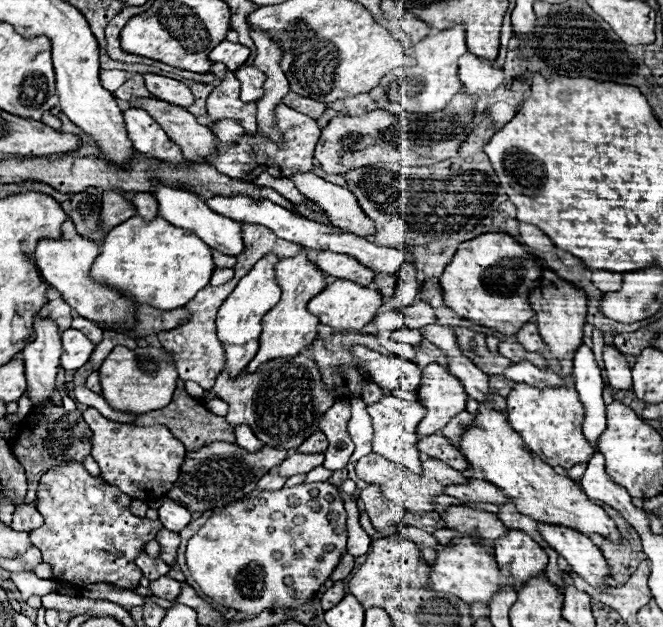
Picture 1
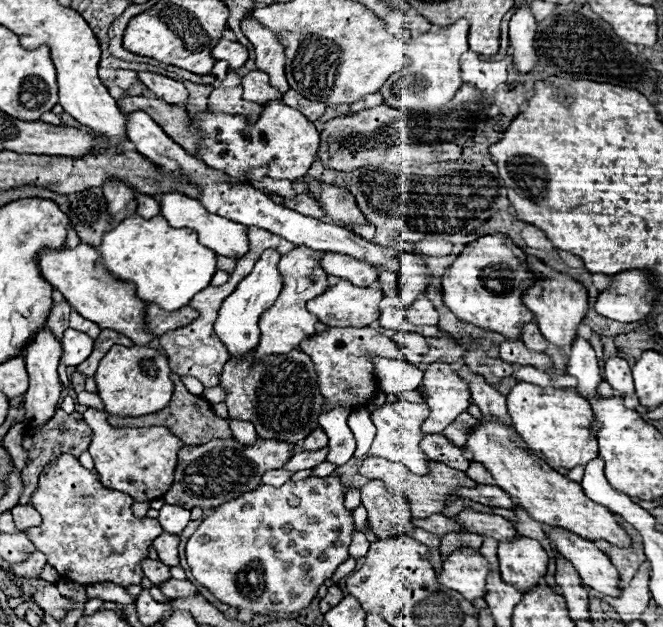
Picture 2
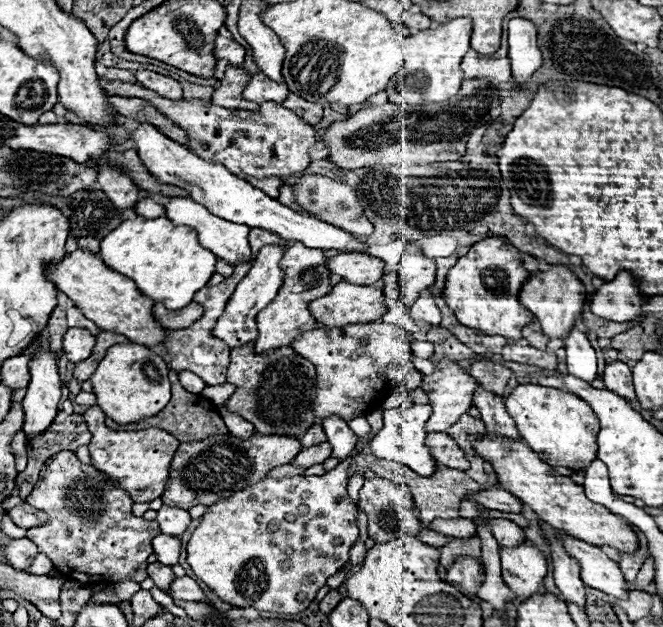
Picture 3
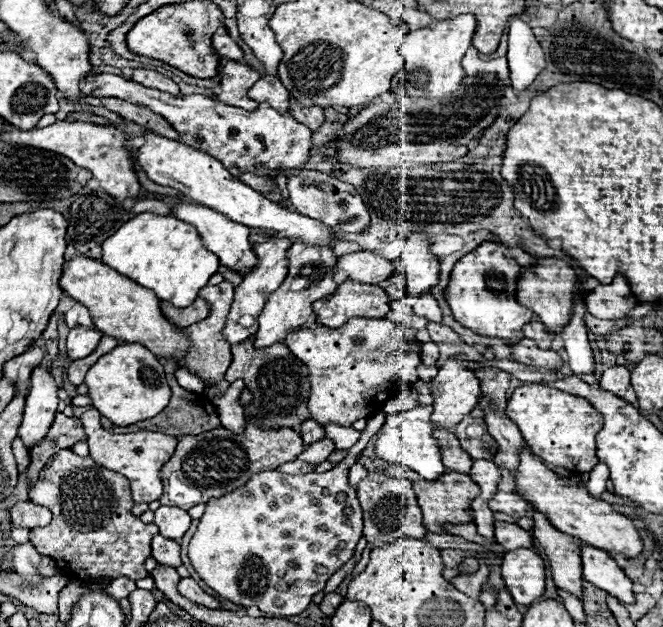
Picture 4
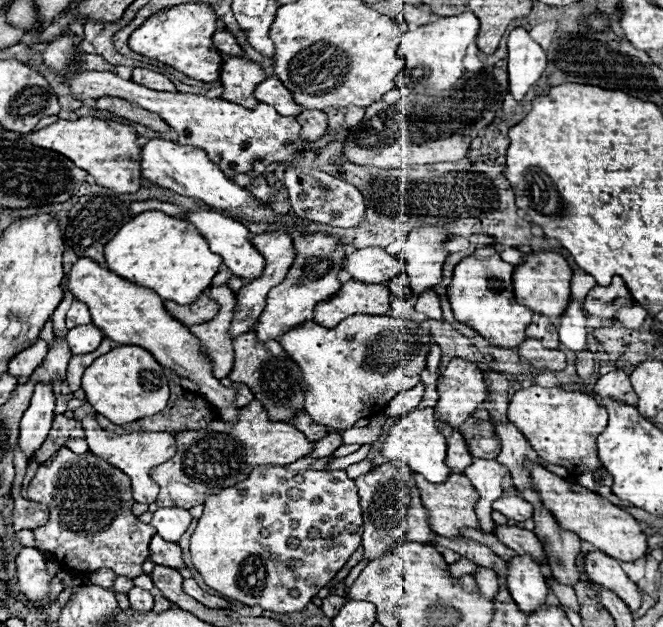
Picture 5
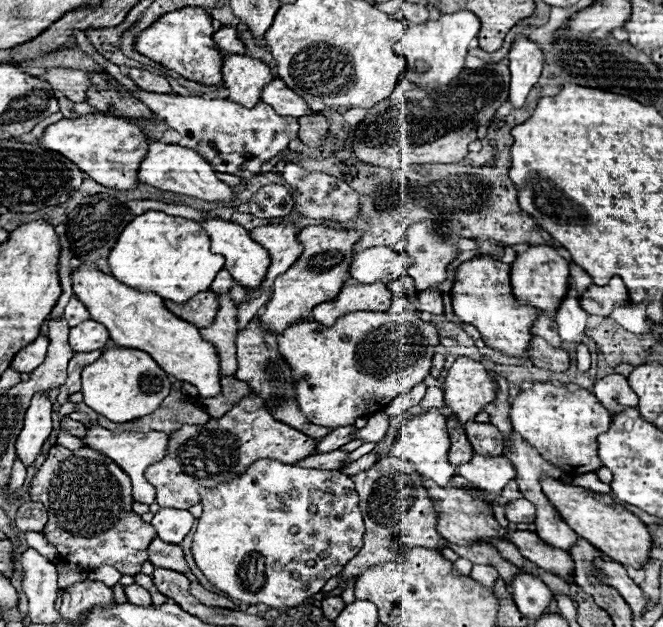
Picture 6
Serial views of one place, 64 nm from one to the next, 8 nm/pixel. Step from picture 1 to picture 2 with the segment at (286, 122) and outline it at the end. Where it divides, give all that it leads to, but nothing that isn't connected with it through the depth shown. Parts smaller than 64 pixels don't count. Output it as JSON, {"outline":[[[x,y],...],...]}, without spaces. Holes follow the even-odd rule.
{"outline":[[[278,100],[266,104],[262,116],[254,126],[248,126],[244,116],[212,112],[198,112],[190,116],[194,128],[206,134],[198,152],[204,164],[222,170],[240,182],[262,180],[264,176],[278,180],[302,178],[312,166],[316,148],[320,144],[320,132],[316,130],[316,126],[304,114]]]}

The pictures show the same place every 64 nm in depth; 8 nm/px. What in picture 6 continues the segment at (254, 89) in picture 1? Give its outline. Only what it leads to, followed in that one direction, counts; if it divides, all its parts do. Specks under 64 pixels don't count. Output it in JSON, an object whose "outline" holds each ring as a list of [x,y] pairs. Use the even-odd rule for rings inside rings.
{"outline":[[[274,78],[272,82],[268,82],[262,92],[260,92],[260,100],[270,104],[276,112],[280,112],[280,116],[304,116],[304,112],[312,112],[304,100],[300,100],[300,96],[296,96],[296,92],[292,92],[280,78]]]}

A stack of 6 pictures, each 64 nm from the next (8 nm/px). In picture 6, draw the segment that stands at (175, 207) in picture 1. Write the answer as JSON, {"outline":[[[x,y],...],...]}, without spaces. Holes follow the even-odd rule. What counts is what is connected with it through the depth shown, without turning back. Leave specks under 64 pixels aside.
{"outline":[[[208,218],[202,220],[200,226],[206,230],[206,234],[210,236],[212,242],[212,252],[218,252],[226,258],[226,266],[228,272],[232,274],[232,278],[244,286],[244,288],[256,288],[256,284],[260,284],[260,280],[264,280],[264,272],[268,270],[268,252],[264,248],[260,248],[260,244],[256,244],[250,238],[250,232],[236,224],[236,222],[228,222],[228,220],[220,220],[220,218]]]}

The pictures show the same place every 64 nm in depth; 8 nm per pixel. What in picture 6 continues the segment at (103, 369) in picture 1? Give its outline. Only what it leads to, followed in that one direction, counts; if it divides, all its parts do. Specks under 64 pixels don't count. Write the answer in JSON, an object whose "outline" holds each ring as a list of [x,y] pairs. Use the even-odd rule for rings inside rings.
{"outline":[[[110,348],[94,364],[84,368],[82,394],[84,402],[94,412],[116,424],[124,424],[158,410],[164,398],[170,394],[170,380],[146,352],[136,348]]]}

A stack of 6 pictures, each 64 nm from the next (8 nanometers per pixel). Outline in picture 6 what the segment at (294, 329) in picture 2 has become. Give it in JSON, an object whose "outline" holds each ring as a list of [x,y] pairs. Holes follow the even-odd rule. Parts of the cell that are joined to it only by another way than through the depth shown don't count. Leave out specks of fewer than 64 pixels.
{"outline":[[[328,226],[304,228],[298,234],[298,240],[300,240],[304,252],[288,268],[288,272],[284,272],[280,276],[280,280],[274,282],[266,312],[260,316],[262,326],[274,334],[282,334],[286,328],[290,328],[298,320],[308,318],[316,304],[322,304],[322,302],[336,298],[344,280],[350,278],[348,264],[352,262],[352,246],[356,244],[358,236],[360,236],[358,232],[334,230]]]}

